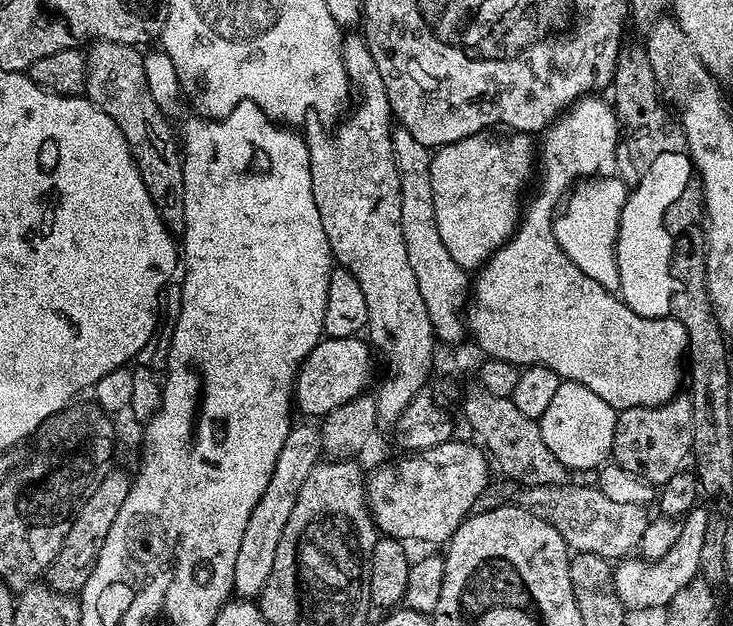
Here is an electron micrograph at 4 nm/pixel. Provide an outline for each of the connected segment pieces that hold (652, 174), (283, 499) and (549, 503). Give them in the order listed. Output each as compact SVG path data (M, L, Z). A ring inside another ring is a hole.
M685 153L660 154L642 176L639 184L631 189L628 200L619 218L619 230L616 234L616 267L619 270L619 293L628 308L640 317L662 317L669 315L670 300L673 294L671 278L671 258L673 242L665 227L665 212L685 193L689 180L694 175L691 157Z
M297 423L288 433L286 442L278 454L278 462L274 462L274 470L270 474L270 482L262 494L262 498L254 506L250 514L250 522L246 522L246 534L242 534L242 546L238 548L238 559L234 562L235 595L240 598L259 597L266 586L266 578L270 578L270 570L274 570L274 554L278 554L278 538L282 538L282 530L286 530L286 518L290 518L290 510L294 510L294 502L298 502L298 490L302 490L302 482L306 482L306 474L321 459L320 429L308 424Z
M547 484L546 486L534 486L533 488L525 487L523 491L519 493L518 500L521 505L531 508L532 511L536 513L536 515L540 516L546 522L550 522L554 526L554 530L558 530L558 534L562 534L562 538L565 542L567 542L569 549L571 549L573 553L585 552L586 554L598 554L599 556L606 557L609 562L616 562L621 558L627 557L629 553L631 553L628 552L631 550L631 548L632 551L639 549L640 539L642 538L650 519L649 513L644 513L647 511L645 511L641 505L630 505L629 503L613 502L611 498L606 498L606 494L602 494L600 489L595 486L589 486L589 488L568 487L569 486L565 486L564 484Z

